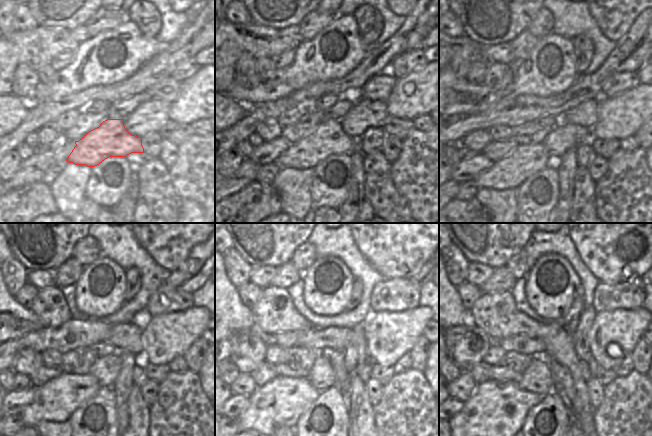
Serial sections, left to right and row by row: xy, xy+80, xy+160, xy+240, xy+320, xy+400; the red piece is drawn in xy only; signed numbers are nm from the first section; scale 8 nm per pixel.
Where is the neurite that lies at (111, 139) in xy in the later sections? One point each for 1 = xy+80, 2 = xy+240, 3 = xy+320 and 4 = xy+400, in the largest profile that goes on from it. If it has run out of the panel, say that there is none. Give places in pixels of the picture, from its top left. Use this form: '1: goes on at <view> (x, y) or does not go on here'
1: goes on at xy+80 (329, 139)
2: goes on at xy+240 (56, 400)
3: goes on at xy+320 (278, 403)
4: goes on at xy+400 (496, 410)

